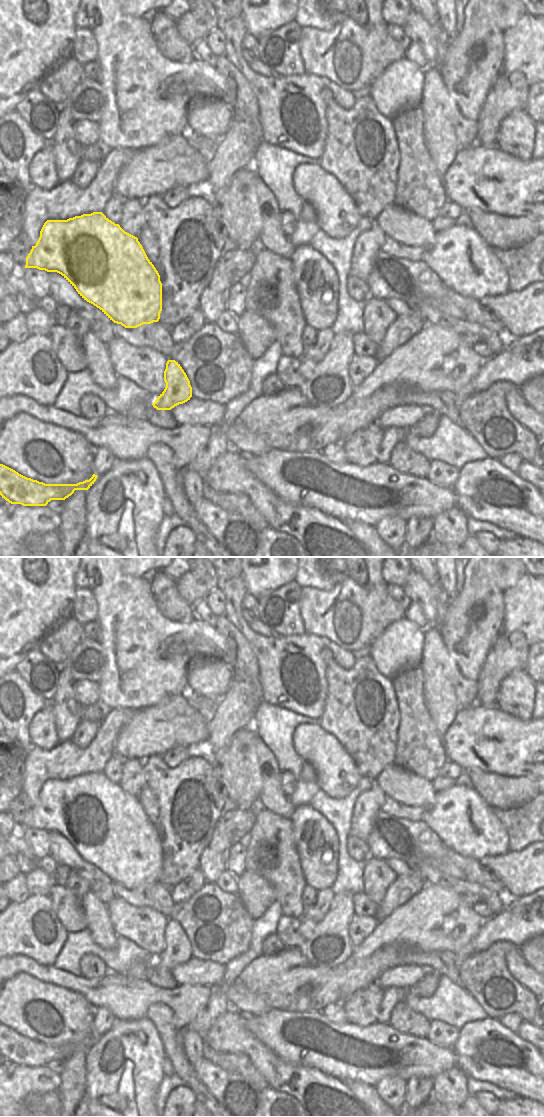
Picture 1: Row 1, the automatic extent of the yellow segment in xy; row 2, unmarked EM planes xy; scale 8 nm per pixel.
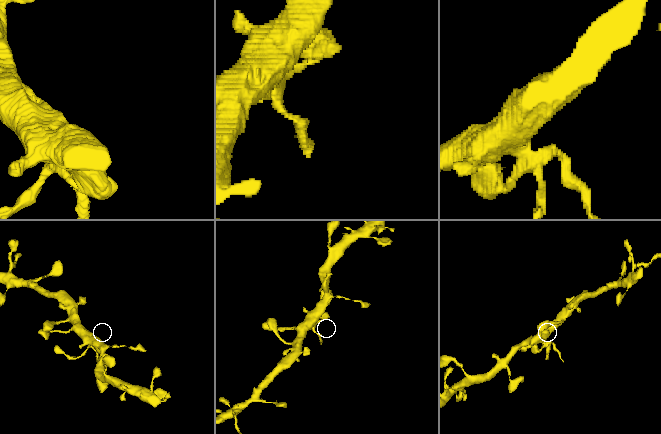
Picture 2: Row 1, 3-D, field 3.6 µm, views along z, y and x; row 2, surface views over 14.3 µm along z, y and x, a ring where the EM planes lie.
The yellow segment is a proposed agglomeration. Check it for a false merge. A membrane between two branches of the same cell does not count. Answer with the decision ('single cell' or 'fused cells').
single cell

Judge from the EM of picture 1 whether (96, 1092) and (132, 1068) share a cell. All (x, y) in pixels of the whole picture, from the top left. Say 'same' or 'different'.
same

